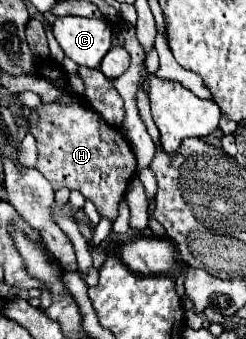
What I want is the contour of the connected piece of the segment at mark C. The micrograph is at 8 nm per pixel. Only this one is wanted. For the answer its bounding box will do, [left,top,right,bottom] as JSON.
[51,17,113,67]

